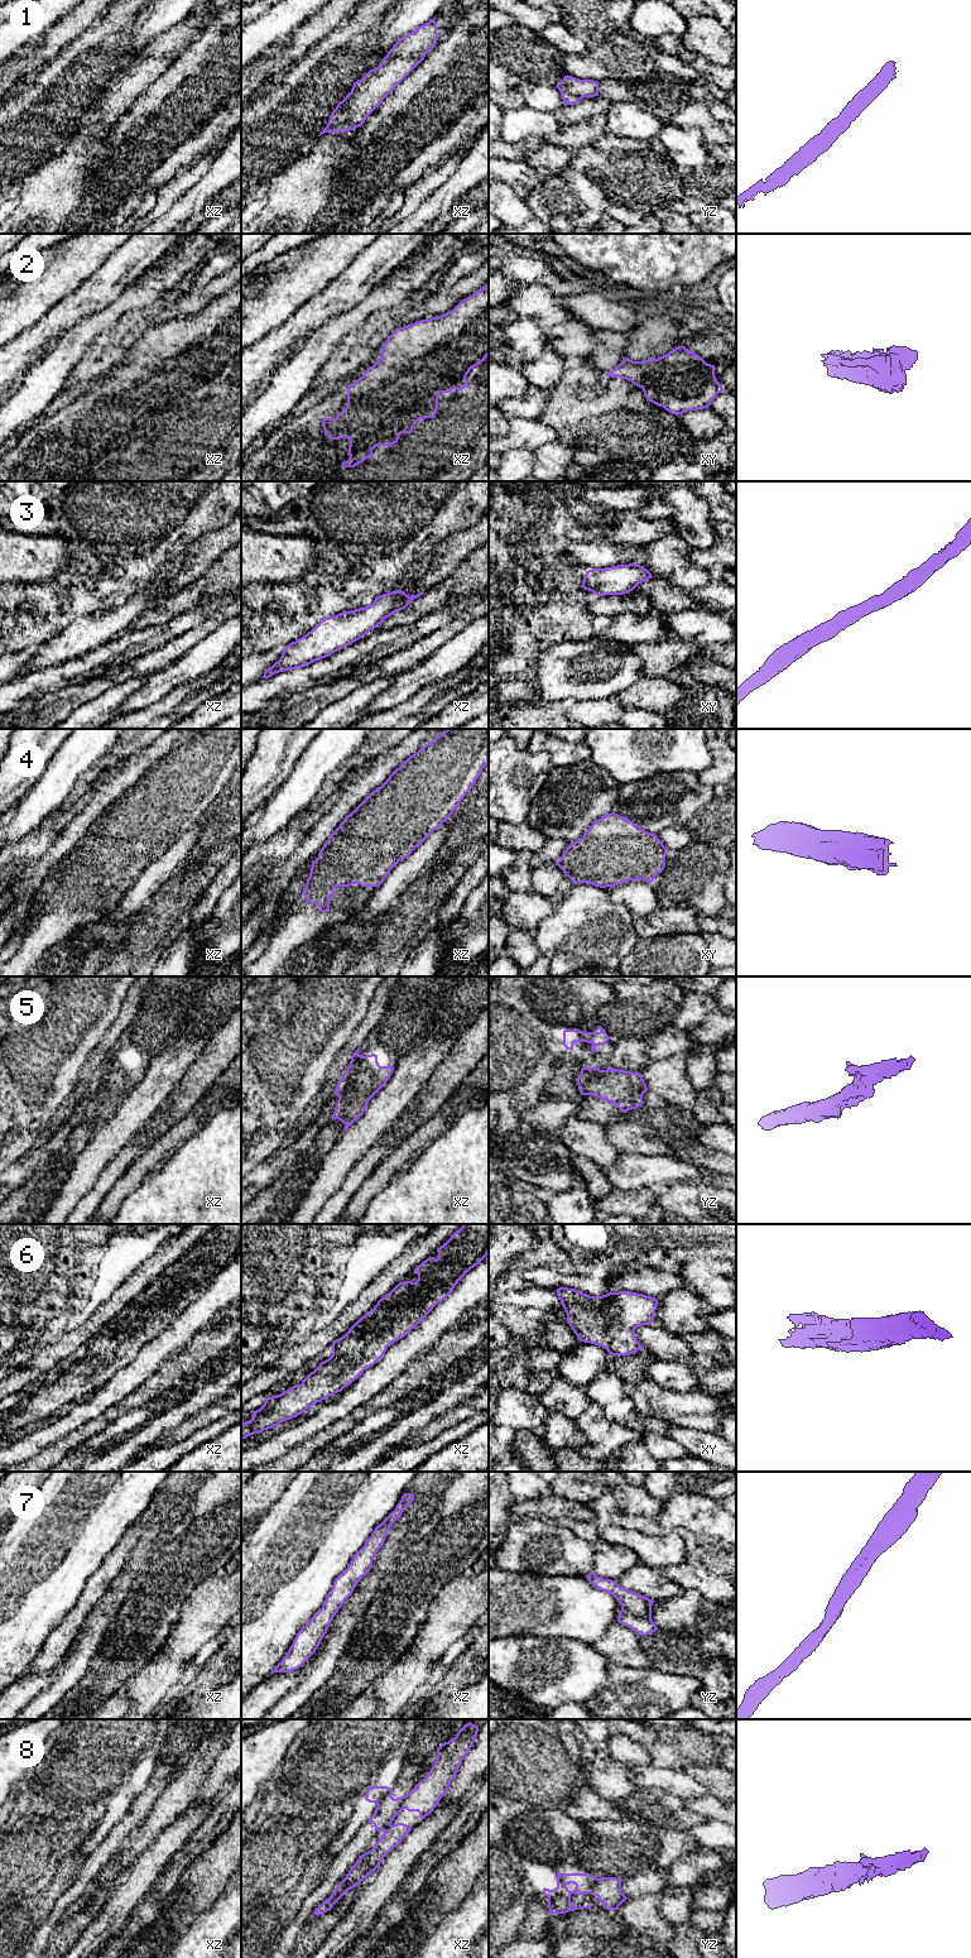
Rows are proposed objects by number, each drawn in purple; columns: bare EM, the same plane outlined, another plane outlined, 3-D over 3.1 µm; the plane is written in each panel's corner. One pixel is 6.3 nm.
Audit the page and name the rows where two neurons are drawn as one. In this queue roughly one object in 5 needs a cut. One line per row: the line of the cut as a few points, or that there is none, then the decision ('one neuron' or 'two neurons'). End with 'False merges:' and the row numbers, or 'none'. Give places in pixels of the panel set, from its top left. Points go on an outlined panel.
1: no cut; one neuron
2: no cut; one neuron
3: no cut; one neuron
4: no cut; one neuron
5: cut in xz along (347, 1070), (347, 1084), (336, 1093); two neurons
6: no cut; one neuron
7: no cut; one neuron
8: no cut; one neuron
False merges: 5

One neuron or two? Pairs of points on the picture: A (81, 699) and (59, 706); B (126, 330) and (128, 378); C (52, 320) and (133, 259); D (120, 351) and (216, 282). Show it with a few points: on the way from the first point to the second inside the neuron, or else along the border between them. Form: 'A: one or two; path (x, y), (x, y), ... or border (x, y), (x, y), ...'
A: one; path (76, 699), (70, 699), (65, 702)
B: two; border (133, 358), (130, 360)
C: one; path (72, 308), (100, 289), (113, 277)
D: one; path (138, 326), (147, 317), (176, 305), (191, 294)

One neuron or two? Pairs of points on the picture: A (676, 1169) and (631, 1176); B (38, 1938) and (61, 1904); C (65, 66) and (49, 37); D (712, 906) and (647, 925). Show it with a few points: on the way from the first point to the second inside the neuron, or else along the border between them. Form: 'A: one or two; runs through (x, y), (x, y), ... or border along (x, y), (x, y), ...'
A: one; runs through (664, 1170), (643, 1171)
B: one; runs through (47, 1929), (57, 1913)
C: two; border along (81, 33), (47, 62)
D: two; border along (667, 906), (688, 906), (700, 913)

